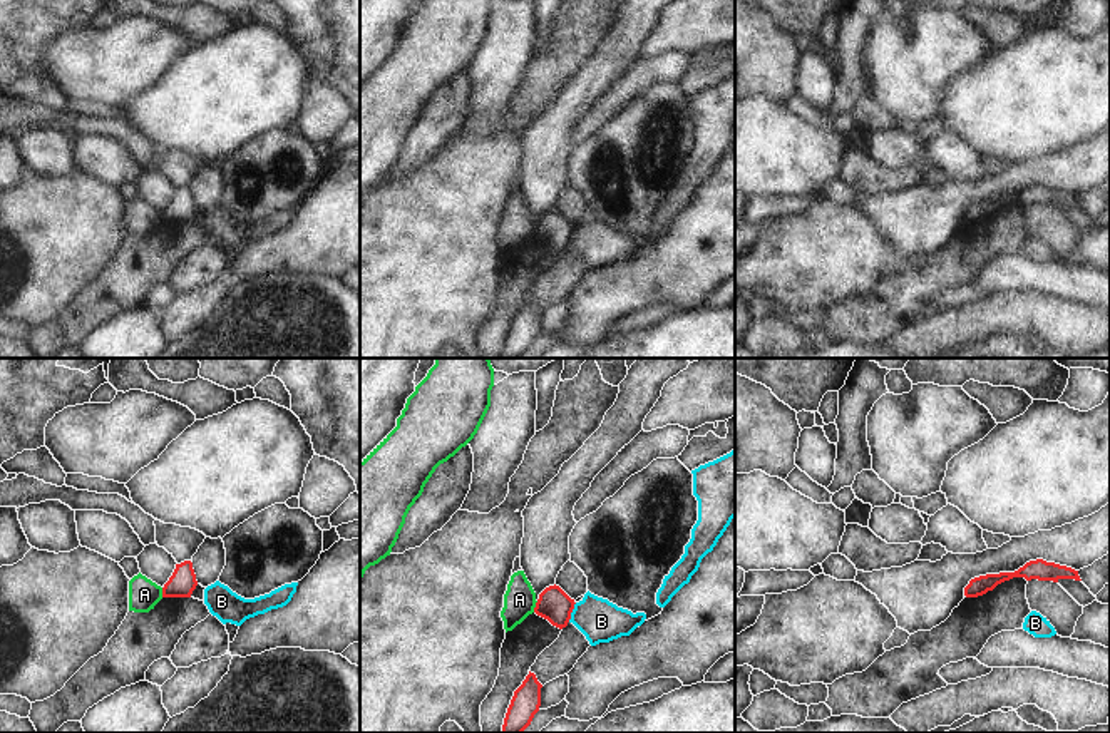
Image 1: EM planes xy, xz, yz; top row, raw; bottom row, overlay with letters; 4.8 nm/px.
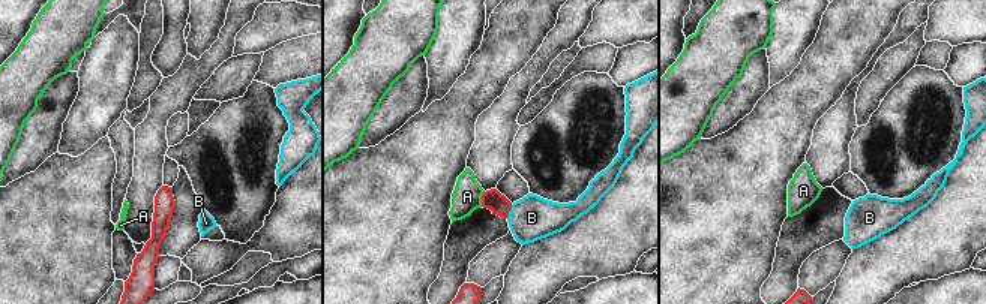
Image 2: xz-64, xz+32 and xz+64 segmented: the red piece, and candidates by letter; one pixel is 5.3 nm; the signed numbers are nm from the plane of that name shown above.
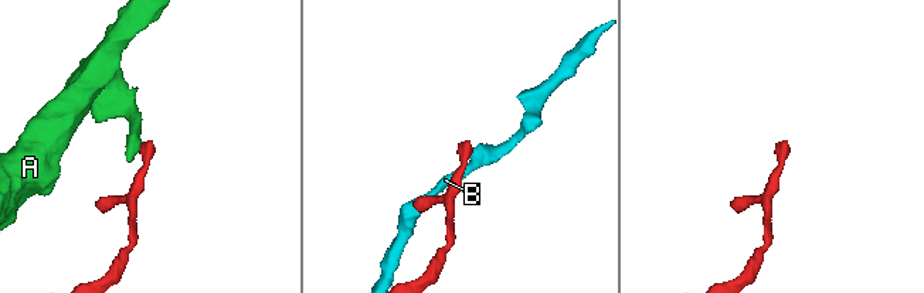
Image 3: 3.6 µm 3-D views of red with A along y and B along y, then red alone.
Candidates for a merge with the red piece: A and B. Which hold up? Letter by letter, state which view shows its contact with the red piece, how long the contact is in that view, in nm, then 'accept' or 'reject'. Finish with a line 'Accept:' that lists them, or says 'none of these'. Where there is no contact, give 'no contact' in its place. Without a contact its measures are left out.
A: contact in xz; length 60 nm; reject
B: contact in xz; length 100 nm; reject
Accept: none of these

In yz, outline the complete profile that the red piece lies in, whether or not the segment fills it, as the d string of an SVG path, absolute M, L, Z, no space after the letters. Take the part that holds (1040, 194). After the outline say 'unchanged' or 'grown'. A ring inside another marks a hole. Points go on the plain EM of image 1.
M1043 184L1030 186L1023 192L1015 197L1000 197L1000 199L986 199L969 206L964 213L966 223L978 223L993 216L998 209L1010 206L1013 202L1025 202L1026 206L1038 204L1038 206L1053 206L1058 208L1060 204L1075 204L1082 206L1078 196L1060 191L1055 187L1046 187Z | unchanged

